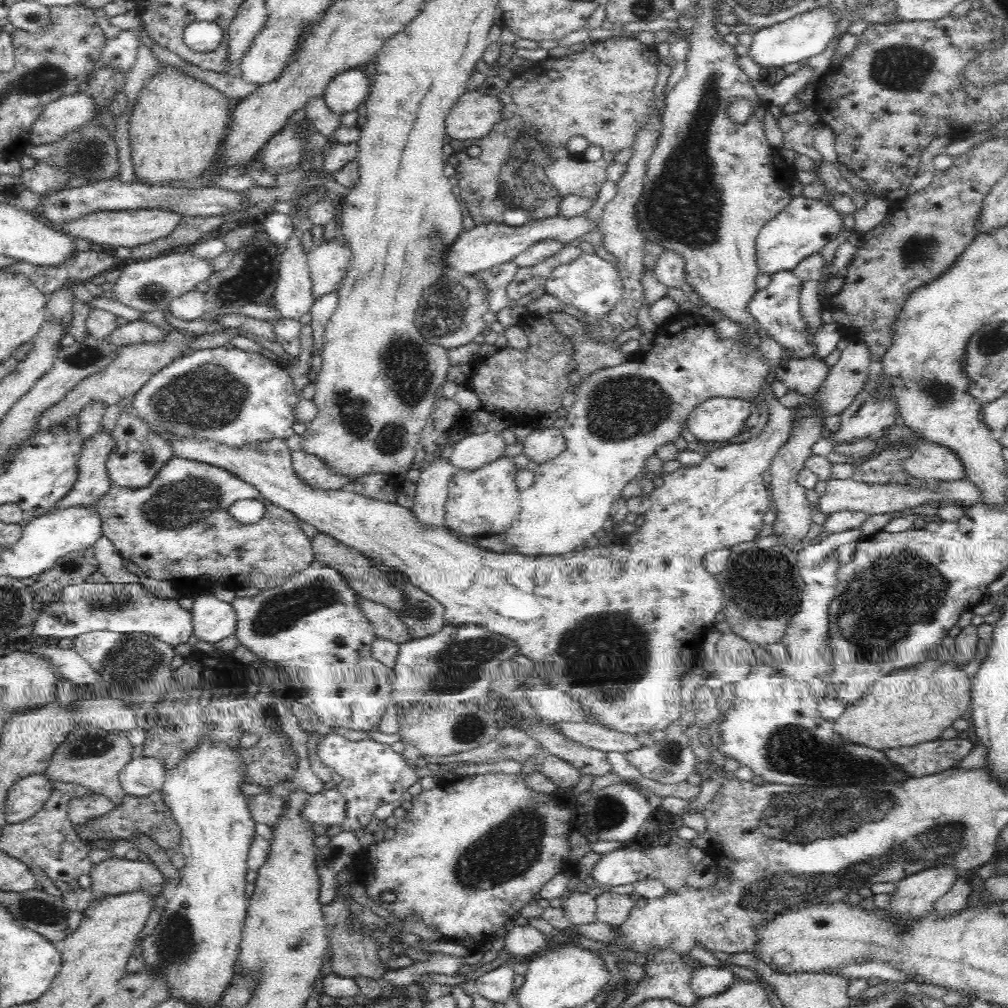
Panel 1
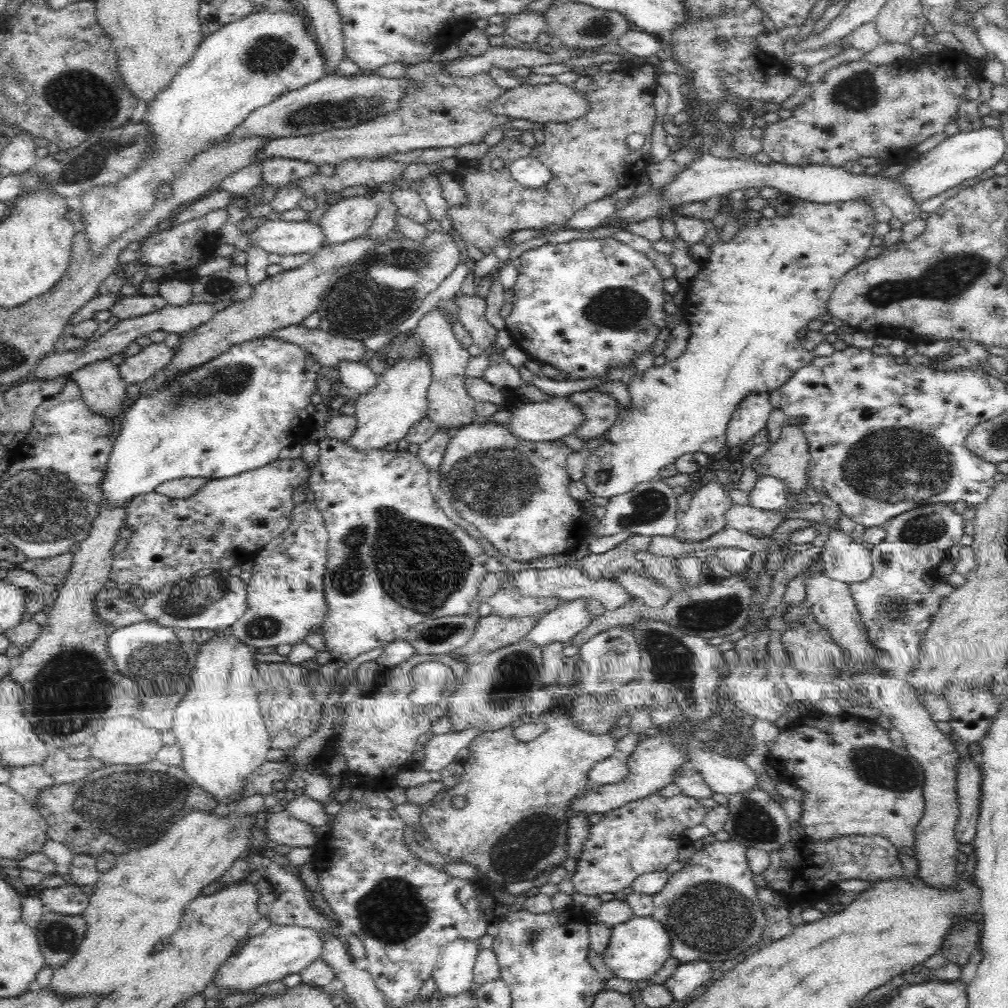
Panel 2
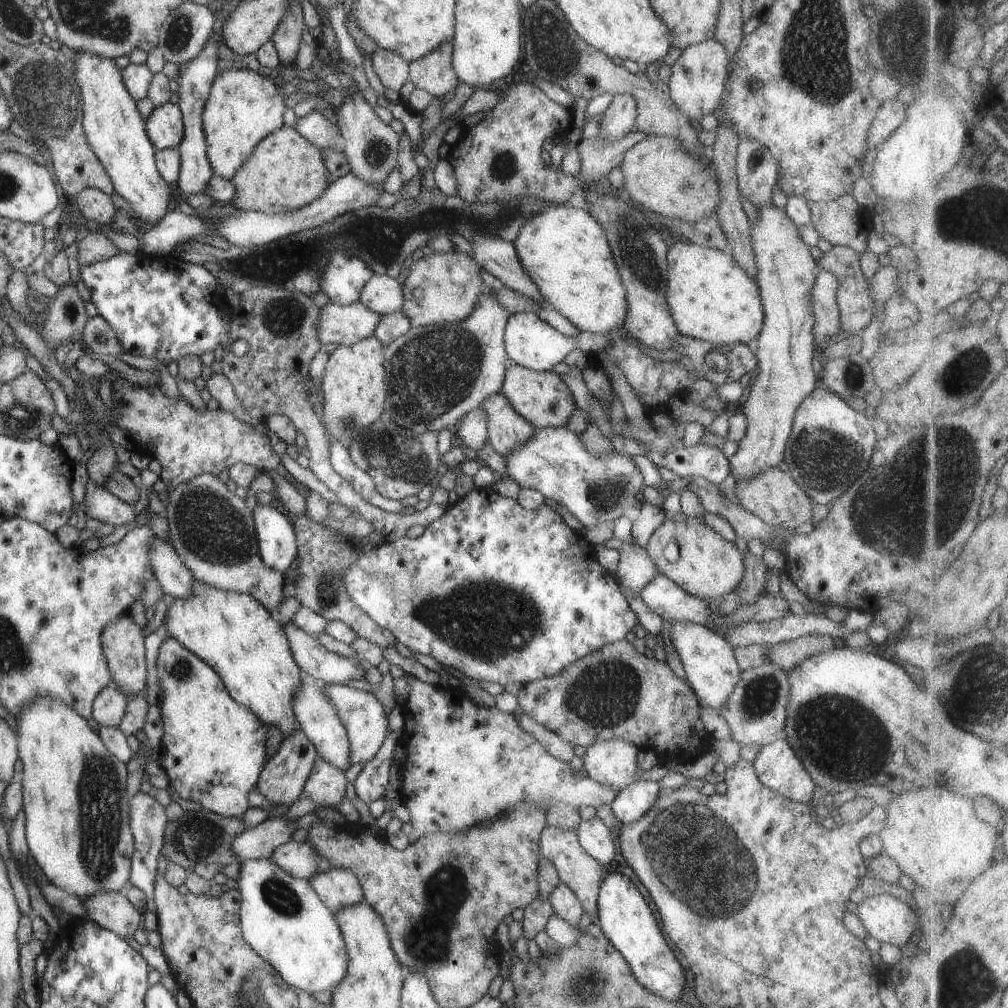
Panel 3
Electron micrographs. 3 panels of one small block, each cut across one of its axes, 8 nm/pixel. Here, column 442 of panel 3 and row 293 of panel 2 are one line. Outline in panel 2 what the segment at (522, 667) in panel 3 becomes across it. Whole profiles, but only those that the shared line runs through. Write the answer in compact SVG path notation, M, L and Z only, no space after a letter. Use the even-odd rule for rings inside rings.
M606 237L602 239L574 239L565 243L542 245L523 252L520 256L518 266L518 279L516 285L511 289L514 292L514 302L510 314L504 318L505 332L510 340L518 348L524 350L529 359L540 362L541 365L548 364L560 370L560 374L569 379L596 378L606 374L618 373L621 369L631 367L636 359L646 351L650 351L653 342L662 329L666 328L666 316L669 314L664 310L665 279L655 264L645 255L640 254L631 246L620 242L617 238Z

